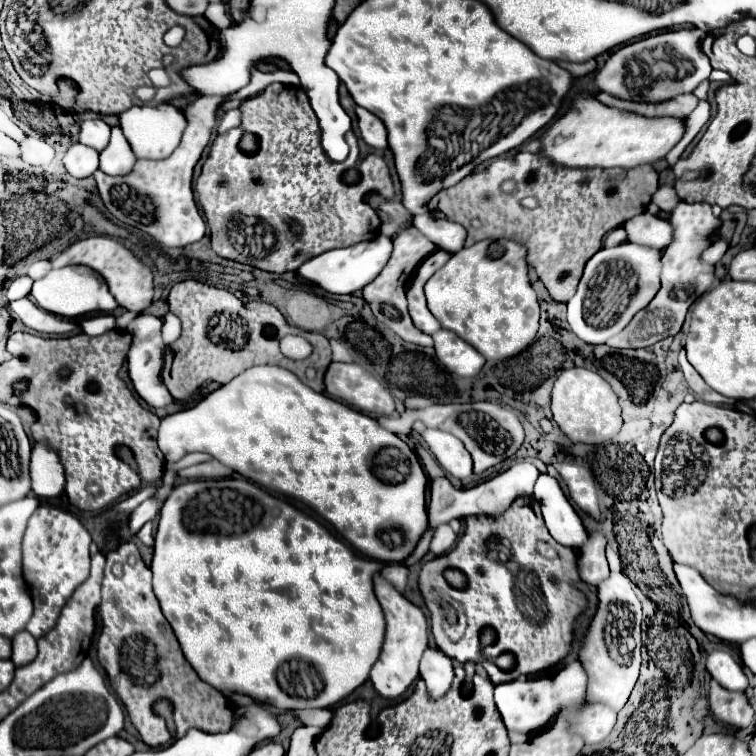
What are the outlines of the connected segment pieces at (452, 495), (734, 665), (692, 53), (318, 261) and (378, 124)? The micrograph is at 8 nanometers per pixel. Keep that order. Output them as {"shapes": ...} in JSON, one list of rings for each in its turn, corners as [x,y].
{"shapes":[[[[523,461],[523,463],[515,463],[505,473],[501,473],[501,475],[497,475],[497,477],[493,477],[493,479],[481,483],[481,485],[465,489],[465,491],[455,489],[449,483],[449,479],[433,479],[431,481],[431,503],[429,503],[429,529],[421,537],[415,553],[405,561],[405,565],[411,565],[411,563],[419,561],[429,551],[429,543],[433,539],[433,531],[435,531],[437,525],[449,523],[451,519],[465,519],[465,517],[473,517],[473,515],[489,515],[489,517],[503,515],[517,497],[521,497],[521,495],[533,495],[533,485],[535,485],[537,477],[539,477],[537,467]]],[[[713,651],[707,657],[707,671],[711,673],[721,687],[729,691],[745,691],[747,689],[747,677],[741,669],[741,665],[725,651]]],[[[679,29],[629,43],[617,49],[607,59],[605,67],[595,73],[595,89],[637,103],[661,103],[683,93],[693,93],[693,89],[703,79],[709,79],[711,73],[711,63],[701,51],[703,39],[705,33],[701,29]]],[[[379,235],[373,241],[363,241],[363,243],[351,245],[351,247],[343,247],[343,249],[331,249],[317,257],[311,257],[297,269],[297,273],[307,281],[317,283],[319,287],[323,287],[329,293],[345,295],[345,293],[359,291],[367,283],[371,283],[381,273],[381,269],[387,265],[391,251],[393,251],[393,243],[389,241],[389,237]]],[[[355,107],[355,113],[359,119],[359,129],[361,129],[363,141],[375,149],[385,149],[387,147],[387,129],[385,129],[383,121],[363,107]]]]}

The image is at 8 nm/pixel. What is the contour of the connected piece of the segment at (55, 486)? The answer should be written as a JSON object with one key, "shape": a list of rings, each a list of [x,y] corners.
{"shape":[[[35,443],[31,451],[33,493],[43,499],[61,497],[65,493],[65,469],[59,455],[47,443]]]}

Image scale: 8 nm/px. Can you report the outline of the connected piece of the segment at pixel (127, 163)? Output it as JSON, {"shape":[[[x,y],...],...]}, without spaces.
{"shape":[[[111,127],[109,145],[99,153],[99,169],[107,175],[125,175],[133,169],[135,153],[131,151],[121,127]]]}

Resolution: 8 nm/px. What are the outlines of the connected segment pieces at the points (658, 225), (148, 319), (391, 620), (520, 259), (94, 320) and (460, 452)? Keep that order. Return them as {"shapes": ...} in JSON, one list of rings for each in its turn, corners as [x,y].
{"shapes":[[[[641,213],[629,219],[625,225],[627,239],[631,243],[641,243],[643,247],[653,247],[663,251],[669,241],[673,241],[673,225],[651,213]]],[[[141,313],[135,321],[129,323],[127,331],[133,335],[133,343],[127,355],[127,363],[129,363],[129,377],[133,381],[133,387],[137,391],[137,395],[153,409],[165,407],[173,401],[171,393],[167,391],[163,379],[161,379],[161,371],[163,371],[163,351],[165,351],[165,343],[161,339],[161,327],[163,321],[159,317],[153,317],[149,313]]],[[[381,573],[373,575],[373,585],[375,585],[375,595],[379,597],[379,603],[385,611],[387,635],[385,635],[385,643],[383,643],[379,661],[371,669],[371,683],[383,699],[397,699],[397,697],[405,695],[405,691],[419,677],[419,661],[429,645],[427,615],[423,613],[421,607],[417,607],[415,603],[405,599],[387,579],[383,579]]],[[[483,239],[453,253],[425,283],[429,311],[443,329],[457,333],[485,359],[505,361],[527,349],[539,329],[537,293],[529,283],[527,249],[511,239]]],[[[95,315],[95,317],[85,317],[81,319],[81,329],[87,335],[101,335],[109,329],[115,329],[115,317],[113,315]]],[[[427,429],[423,433],[423,439],[427,441],[431,453],[435,455],[435,459],[439,461],[439,465],[453,477],[457,479],[465,479],[473,473],[473,461],[469,451],[465,449],[465,445],[439,429]]]]}

